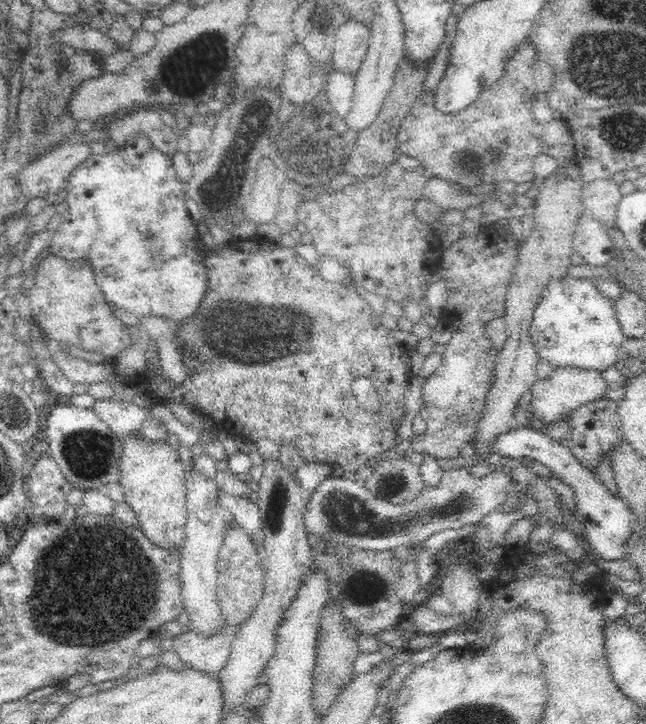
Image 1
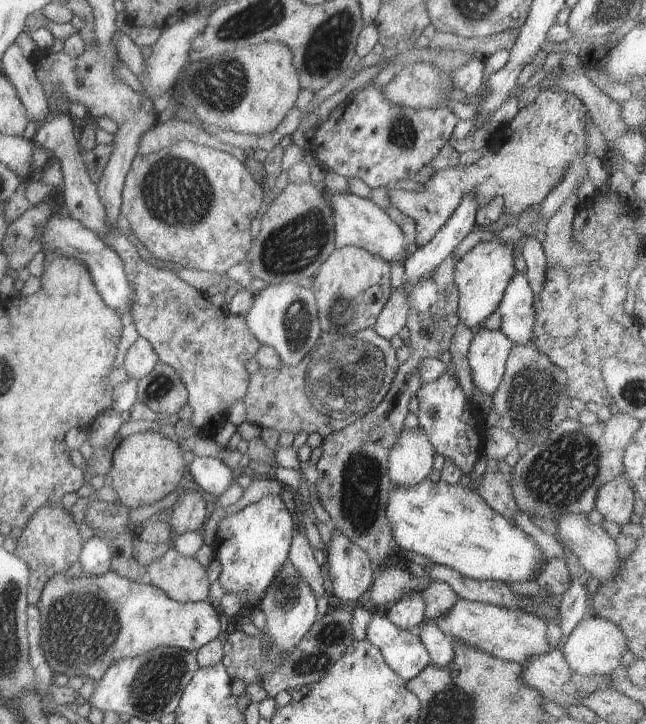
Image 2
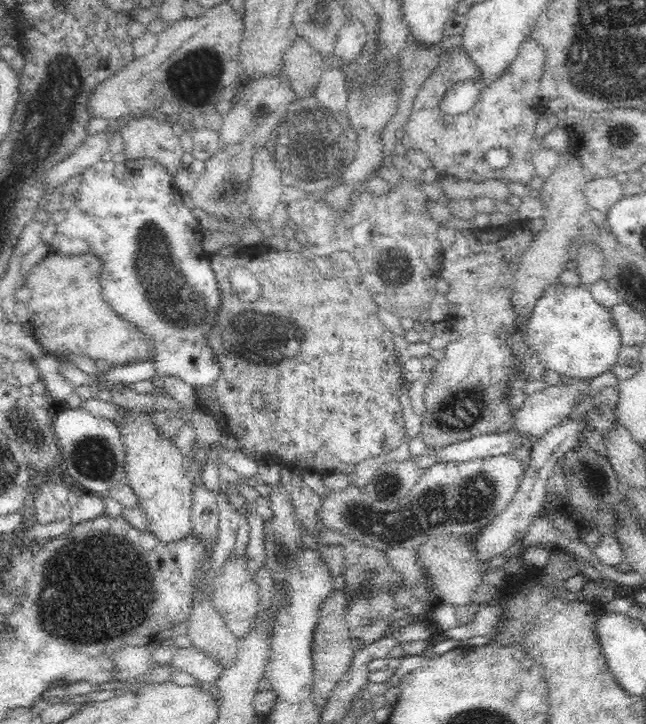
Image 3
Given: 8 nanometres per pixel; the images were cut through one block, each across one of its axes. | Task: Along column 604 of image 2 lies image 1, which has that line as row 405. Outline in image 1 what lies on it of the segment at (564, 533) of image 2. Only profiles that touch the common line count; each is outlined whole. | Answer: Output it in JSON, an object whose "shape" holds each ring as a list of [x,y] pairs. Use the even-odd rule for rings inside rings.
{"shape":[[[556,367],[549,378],[538,378],[531,386],[529,410],[534,417],[530,420],[546,422],[548,425],[562,421],[570,410],[604,398],[610,388],[600,371],[578,367]]]}

